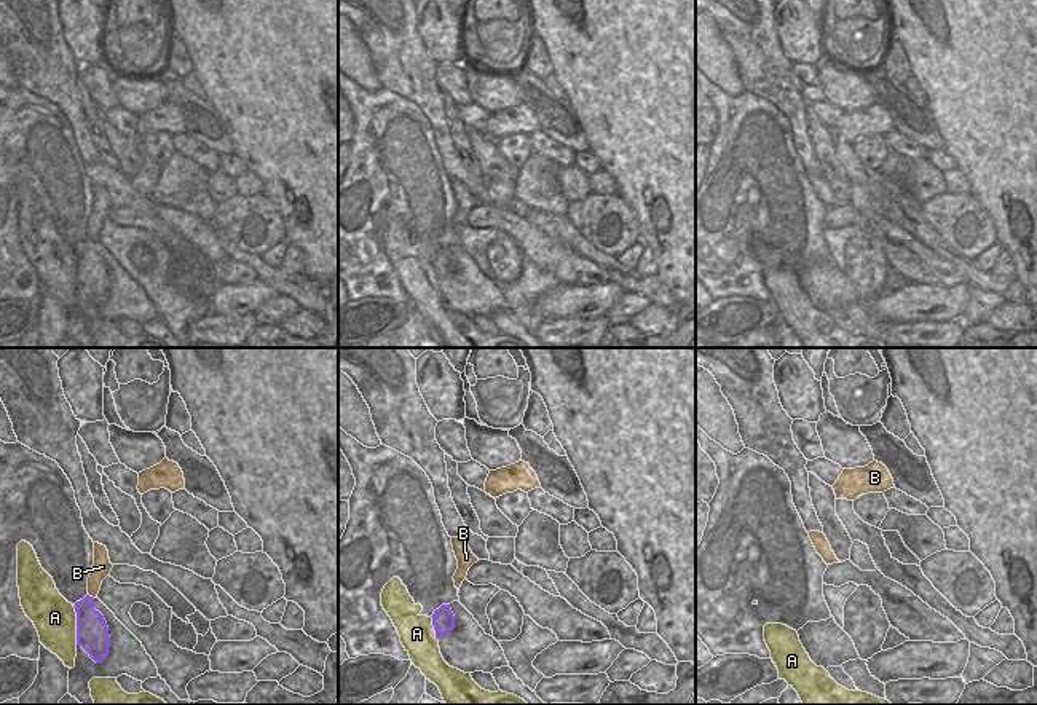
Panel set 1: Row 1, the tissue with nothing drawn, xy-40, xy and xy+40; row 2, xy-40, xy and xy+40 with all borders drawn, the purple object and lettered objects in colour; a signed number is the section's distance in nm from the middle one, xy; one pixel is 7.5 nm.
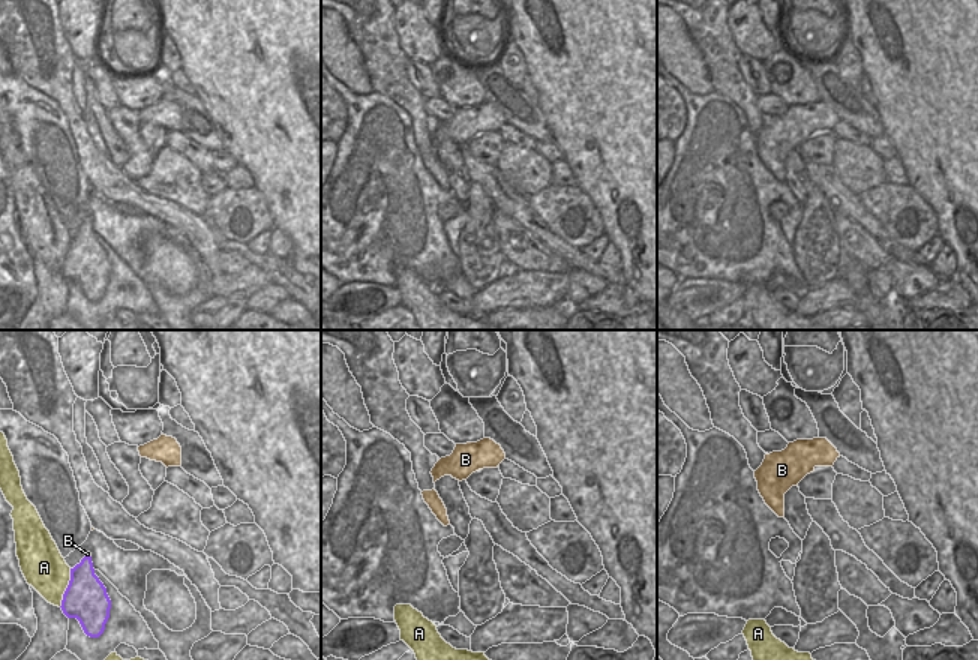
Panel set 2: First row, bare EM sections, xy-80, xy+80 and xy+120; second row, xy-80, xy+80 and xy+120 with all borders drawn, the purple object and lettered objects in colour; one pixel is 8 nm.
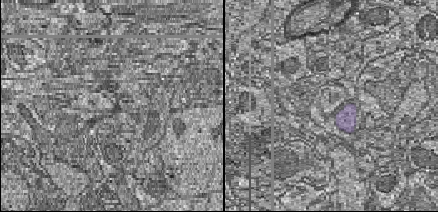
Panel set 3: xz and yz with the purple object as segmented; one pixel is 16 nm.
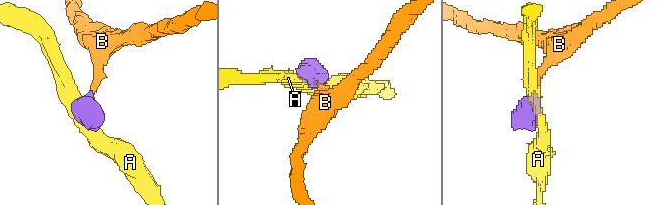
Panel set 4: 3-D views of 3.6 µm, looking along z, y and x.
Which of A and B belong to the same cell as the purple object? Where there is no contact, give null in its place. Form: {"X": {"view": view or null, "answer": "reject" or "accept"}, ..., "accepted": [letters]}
{"A": {"view": "xy-40", "answer": "reject"}, "B": {"view": "xy-40", "answer": "accept"}, "accepted": ["B"]}

